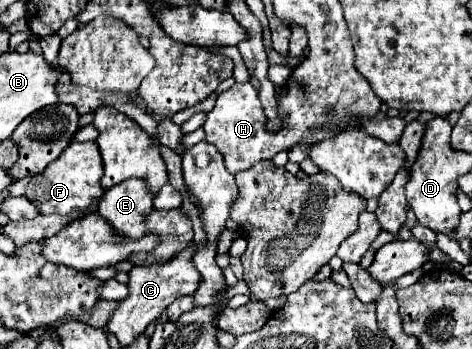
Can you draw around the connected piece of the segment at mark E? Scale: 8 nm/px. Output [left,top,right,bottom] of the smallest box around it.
[97,179,153,239]

